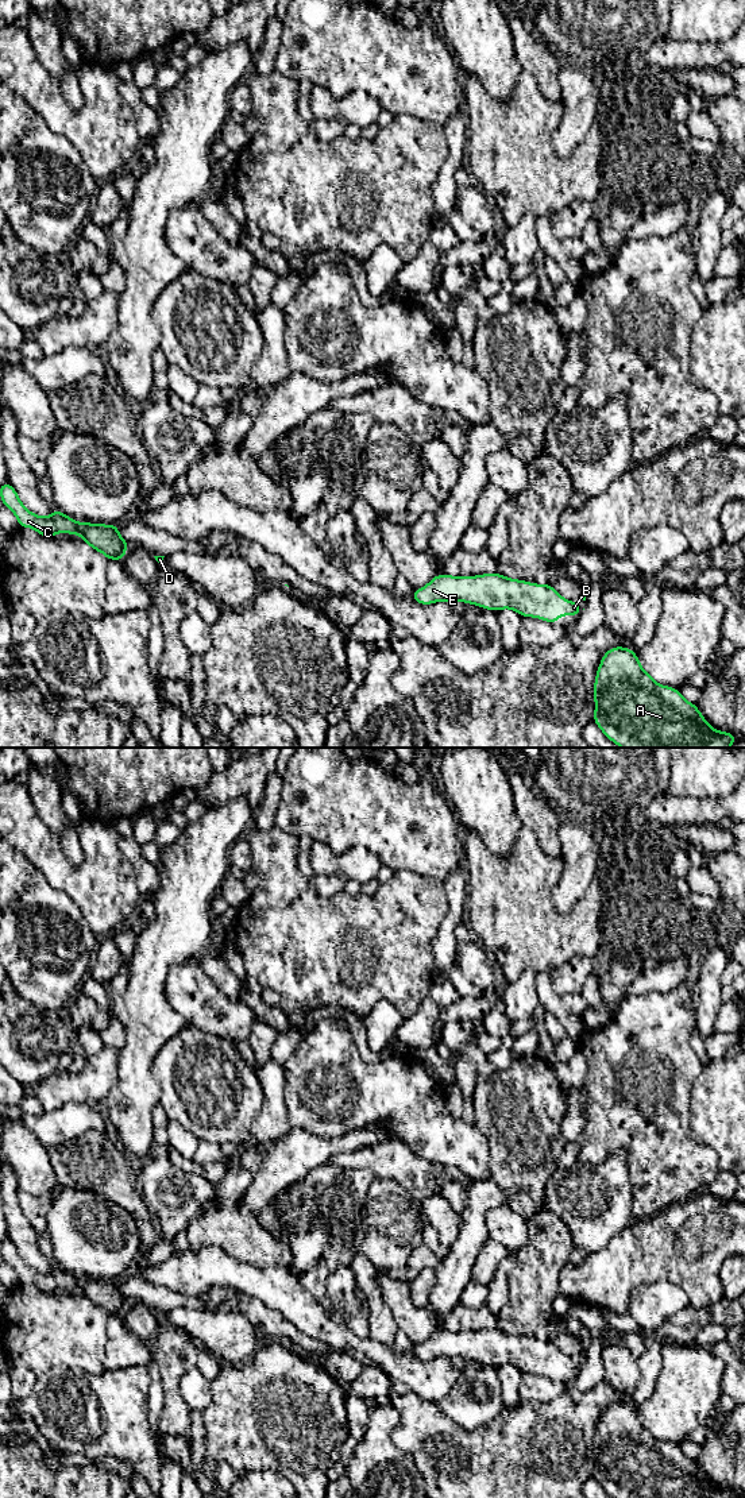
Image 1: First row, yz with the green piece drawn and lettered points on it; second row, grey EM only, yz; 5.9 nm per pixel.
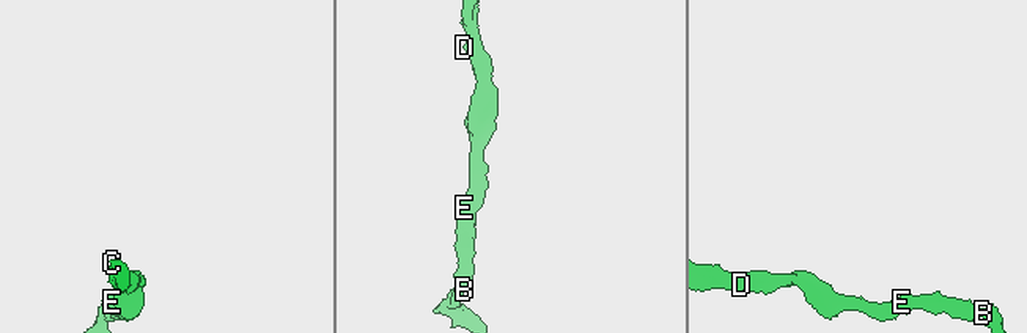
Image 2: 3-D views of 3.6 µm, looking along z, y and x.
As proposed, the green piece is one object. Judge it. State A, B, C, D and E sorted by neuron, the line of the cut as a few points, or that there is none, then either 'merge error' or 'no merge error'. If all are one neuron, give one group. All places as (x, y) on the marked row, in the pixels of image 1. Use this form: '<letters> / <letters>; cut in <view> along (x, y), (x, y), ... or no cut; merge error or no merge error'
A B C D E; no cut; no merge error

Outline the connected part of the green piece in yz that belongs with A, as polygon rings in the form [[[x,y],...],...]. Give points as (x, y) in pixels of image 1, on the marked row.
[[[625,646],[610,648],[602,657],[594,683],[595,713],[592,721],[602,733],[621,748],[729,748],[737,736],[714,730],[695,703],[687,702],[680,690],[656,683],[641,667],[637,653]]]

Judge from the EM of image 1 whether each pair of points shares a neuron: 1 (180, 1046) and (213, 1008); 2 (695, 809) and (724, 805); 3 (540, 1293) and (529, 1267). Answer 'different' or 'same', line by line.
1: different
2: same
3: same

